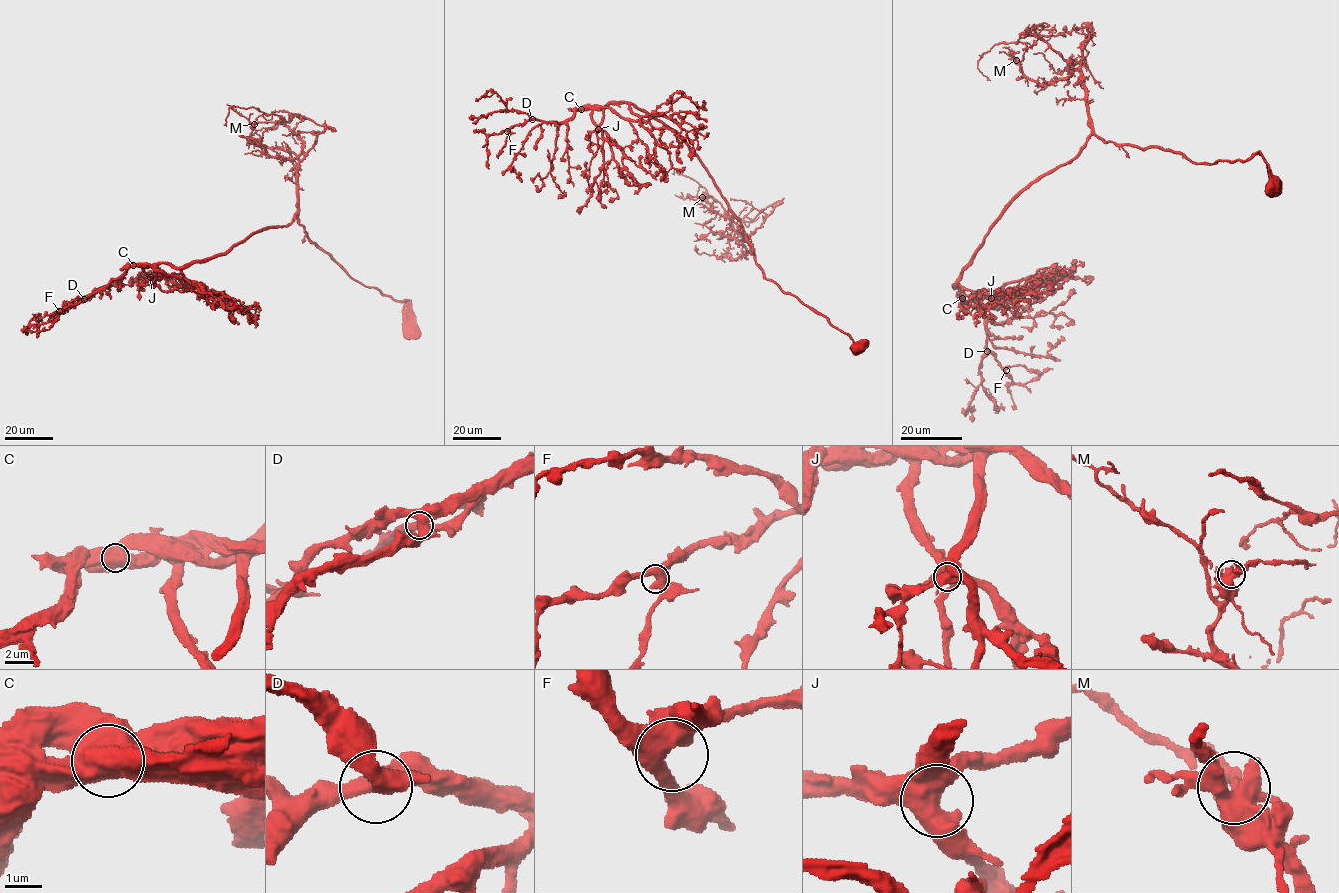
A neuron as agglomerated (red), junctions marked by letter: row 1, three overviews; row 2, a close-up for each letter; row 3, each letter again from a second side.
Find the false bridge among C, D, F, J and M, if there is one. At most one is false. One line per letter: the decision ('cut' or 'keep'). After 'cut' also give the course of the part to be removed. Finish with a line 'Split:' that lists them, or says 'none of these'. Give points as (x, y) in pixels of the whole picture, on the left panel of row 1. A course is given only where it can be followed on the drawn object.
C: cut | (133, 265), (151, 264), (193, 280), (207, 294), (227, 294), (236, 306), (256, 307), (258, 312)
D: keep
F: keep
J: keep
M: keep
Split: C

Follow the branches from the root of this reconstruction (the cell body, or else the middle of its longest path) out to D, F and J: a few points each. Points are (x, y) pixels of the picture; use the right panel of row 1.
D: (1273, 183), (1259, 154), (1197, 164), (1177, 151), (1092, 135), (1022, 189), (954, 286), (984, 320), (987, 351)
F: (1273, 183), (1259, 154), (1197, 164), (1092, 135), (1022, 189), (954, 286), (1006, 370)
J: (1273, 183), (1259, 154), (1197, 164), (1177, 151), (1092, 135), (1071, 159), (1022, 189), (954, 286), (991, 298)

